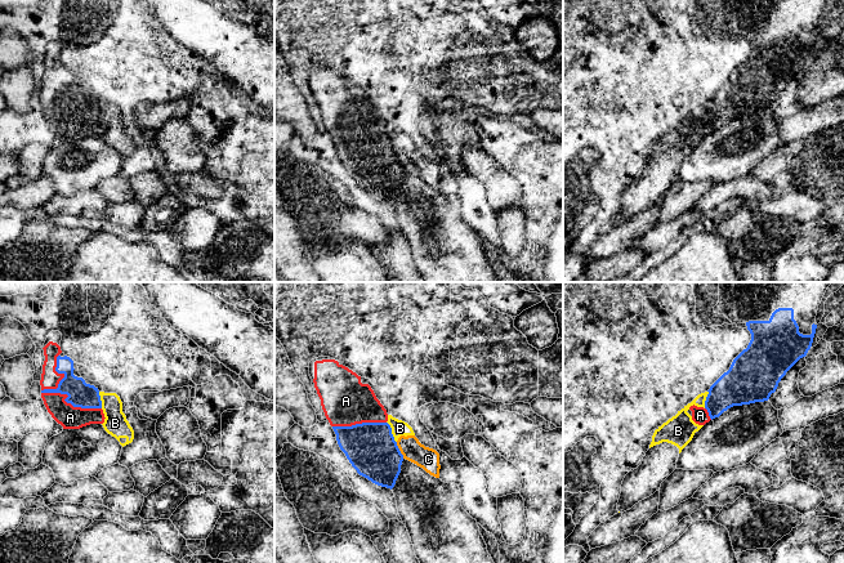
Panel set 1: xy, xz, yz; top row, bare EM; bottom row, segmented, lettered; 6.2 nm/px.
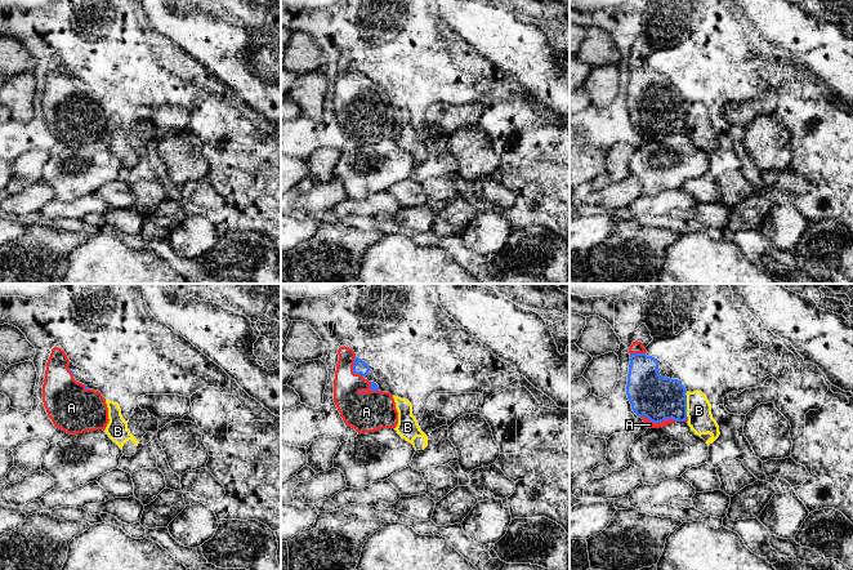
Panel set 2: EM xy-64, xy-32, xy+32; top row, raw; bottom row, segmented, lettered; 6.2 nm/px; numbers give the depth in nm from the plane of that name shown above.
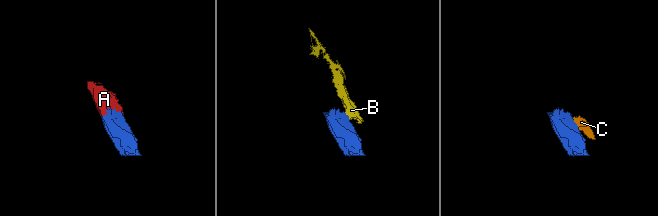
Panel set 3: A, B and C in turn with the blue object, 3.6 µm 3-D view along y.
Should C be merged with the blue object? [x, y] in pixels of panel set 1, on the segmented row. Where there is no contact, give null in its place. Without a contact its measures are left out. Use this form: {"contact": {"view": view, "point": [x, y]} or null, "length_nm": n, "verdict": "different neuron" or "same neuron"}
{"contact": {"view": "xz", "point": [398, 450]}, "length_nm": 120, "verdict": "different neuron"}

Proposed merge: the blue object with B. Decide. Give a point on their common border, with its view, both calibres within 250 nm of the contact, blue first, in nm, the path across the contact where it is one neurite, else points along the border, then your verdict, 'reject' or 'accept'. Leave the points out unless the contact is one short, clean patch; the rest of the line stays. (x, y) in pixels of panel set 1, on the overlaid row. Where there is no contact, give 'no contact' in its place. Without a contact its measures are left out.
meets blue in xz at (391, 432); 320 nm thick on the blue side, 100 nm on the other; border along xz (387, 421), (396, 442); reject

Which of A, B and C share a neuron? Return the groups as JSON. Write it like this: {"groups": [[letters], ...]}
{"groups": [["A"], ["B", "C"]]}

